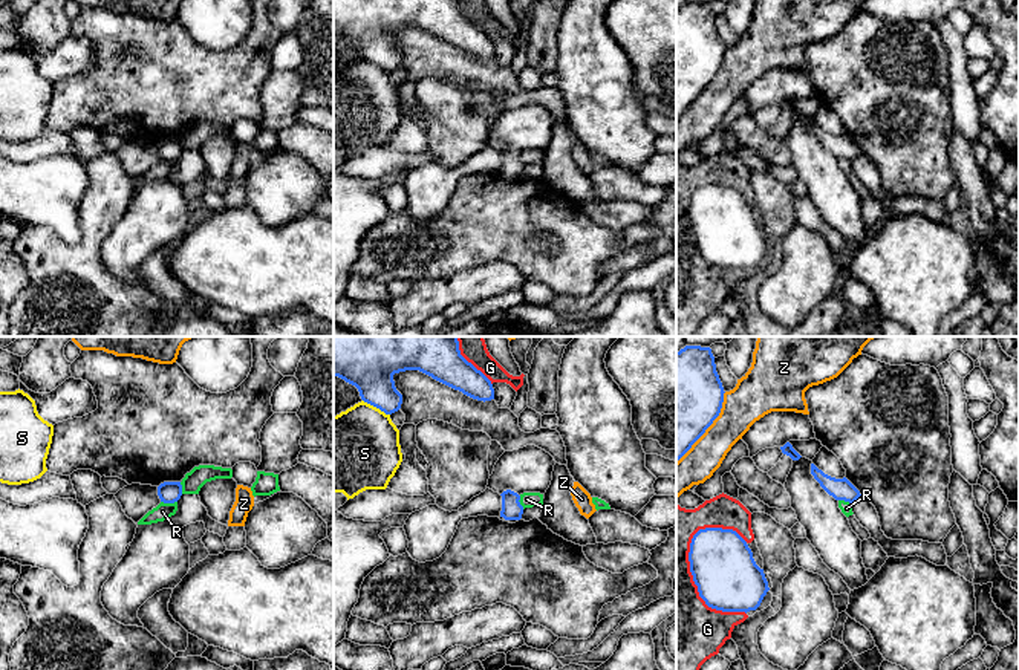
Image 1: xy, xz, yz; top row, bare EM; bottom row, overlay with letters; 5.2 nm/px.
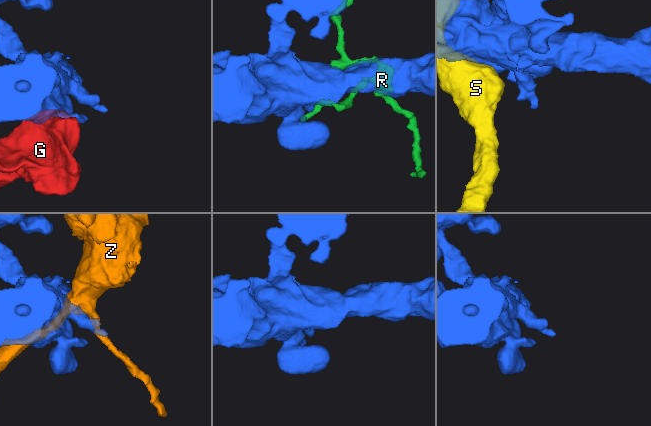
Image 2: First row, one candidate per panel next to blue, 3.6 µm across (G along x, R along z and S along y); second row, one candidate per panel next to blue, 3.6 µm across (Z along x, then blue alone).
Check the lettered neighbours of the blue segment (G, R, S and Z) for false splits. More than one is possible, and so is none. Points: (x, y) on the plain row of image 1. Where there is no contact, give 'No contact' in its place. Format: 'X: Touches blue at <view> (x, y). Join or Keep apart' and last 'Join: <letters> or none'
G: Touches blue at yz (696, 242). Keep apart
R: Touches blue at xy (169, 159). Keep apart
S: Touches blue at xz (377, 65). Keep apart
Z: Touches blue at yz (709, 83). Keep apart
Join: none

